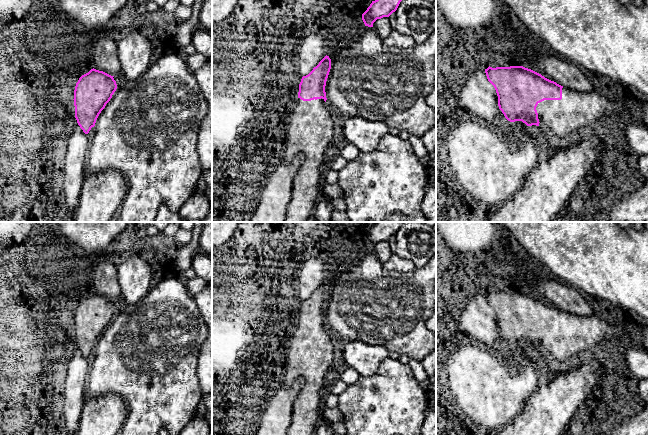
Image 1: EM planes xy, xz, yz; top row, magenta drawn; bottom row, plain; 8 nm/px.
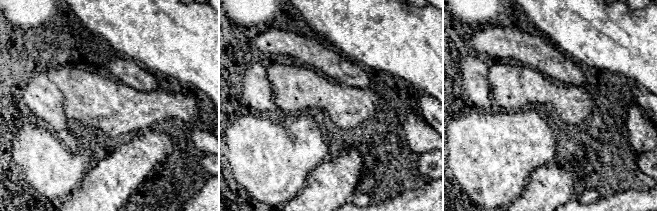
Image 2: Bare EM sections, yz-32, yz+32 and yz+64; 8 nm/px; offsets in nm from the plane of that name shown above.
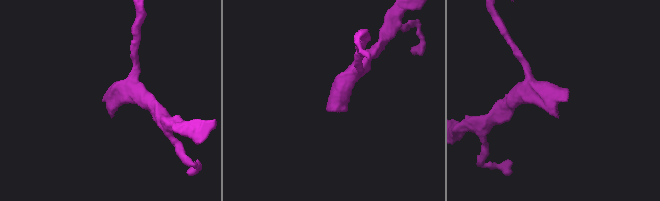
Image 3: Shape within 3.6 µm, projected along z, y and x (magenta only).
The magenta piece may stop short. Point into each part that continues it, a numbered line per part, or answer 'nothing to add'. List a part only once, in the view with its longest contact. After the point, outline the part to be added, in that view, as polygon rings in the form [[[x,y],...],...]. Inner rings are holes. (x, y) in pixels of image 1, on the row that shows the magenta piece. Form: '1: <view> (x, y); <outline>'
1: yz (558, 118); [[[562,88],[561,100],[544,100],[538,103],[539,126],[552,141],[588,126],[607,115],[632,120],[632,106],[636,98],[628,91],[625,99],[610,100],[597,91],[579,92]]]

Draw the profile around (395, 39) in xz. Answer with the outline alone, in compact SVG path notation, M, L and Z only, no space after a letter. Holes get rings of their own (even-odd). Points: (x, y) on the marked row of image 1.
M392 30L392 32L382 40L382 43L386 47L397 47L401 49L413 48L417 44L410 36L396 30Z

